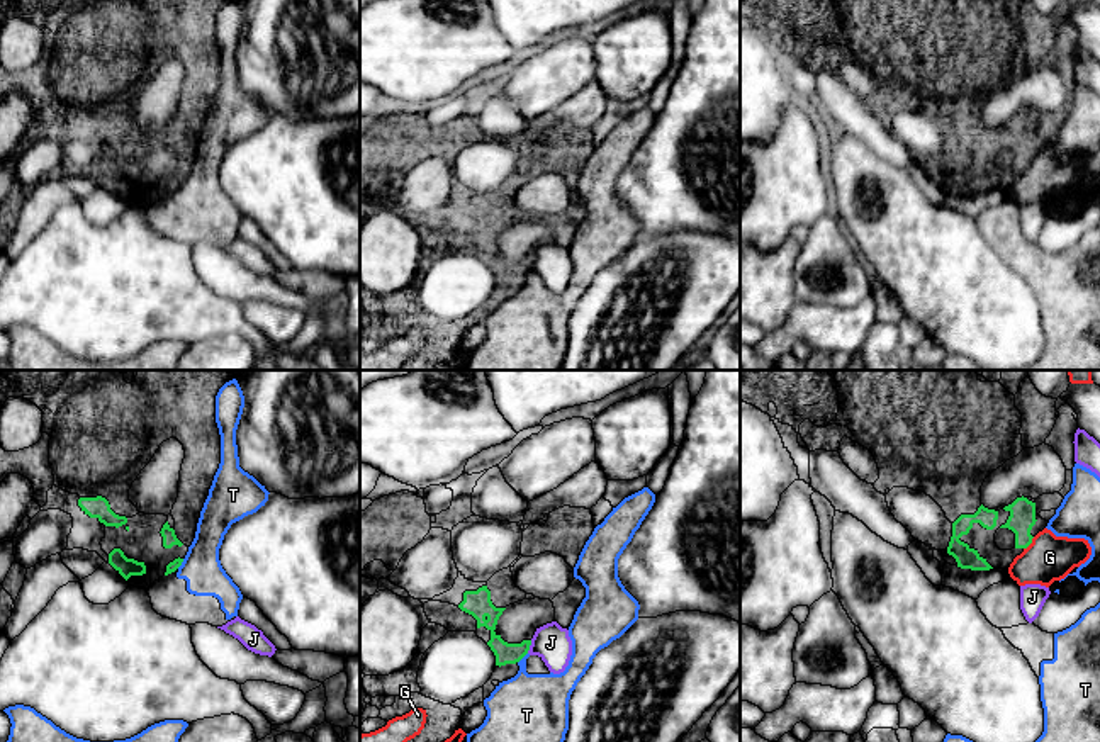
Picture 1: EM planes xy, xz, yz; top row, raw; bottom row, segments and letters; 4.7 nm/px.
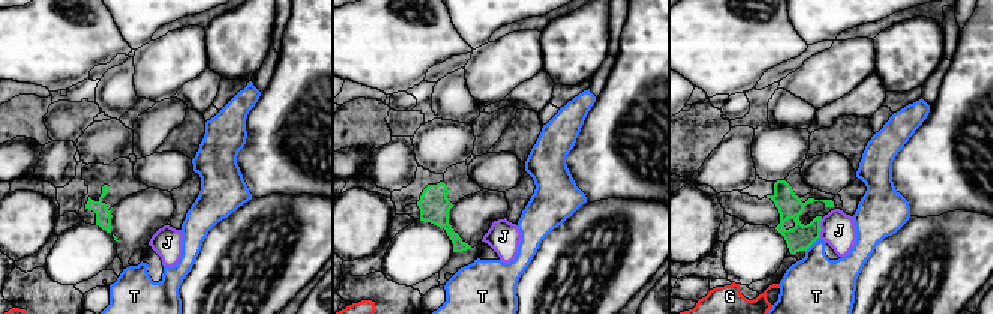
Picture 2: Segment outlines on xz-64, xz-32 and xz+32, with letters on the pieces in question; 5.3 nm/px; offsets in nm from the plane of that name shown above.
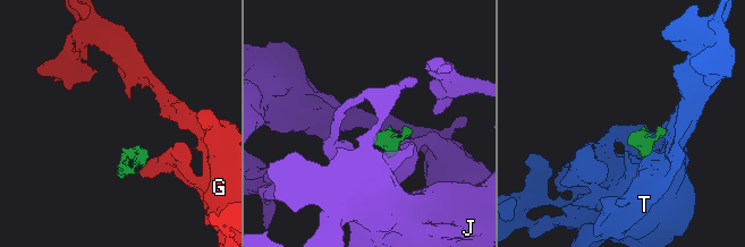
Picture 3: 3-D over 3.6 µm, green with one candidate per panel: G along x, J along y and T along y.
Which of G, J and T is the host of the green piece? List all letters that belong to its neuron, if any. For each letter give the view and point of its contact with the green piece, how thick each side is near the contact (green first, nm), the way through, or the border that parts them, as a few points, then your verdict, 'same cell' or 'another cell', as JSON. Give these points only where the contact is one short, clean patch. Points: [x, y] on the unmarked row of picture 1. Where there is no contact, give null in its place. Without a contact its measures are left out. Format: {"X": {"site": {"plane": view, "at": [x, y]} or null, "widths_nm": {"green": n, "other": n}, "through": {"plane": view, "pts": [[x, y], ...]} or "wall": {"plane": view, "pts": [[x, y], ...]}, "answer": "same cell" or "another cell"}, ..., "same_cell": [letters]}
{"G": {"site": {"plane": "yz", "at": [1029, 163]}, "widths_nm": {"green": 130, "other": 220}, "wall": {"plane": "yz", "pts": [[1034, 157], [1024, 168]]}, "answer": "another cell"}, "J": {"site": {"plane": "xz", "at": [528, 267]}, "widths_nm": {"green": 100, "other": 170}, "wall": {"plane": "xz", "pts": [[532, 260], [527, 272]]}, "answer": "another cell"}, "T": {"site": {"plane": "xz", "at": [523, 275]}, "widths_nm": {"green": 100, "other": 340}, "answer": "another cell"}, "same_cell": []}

